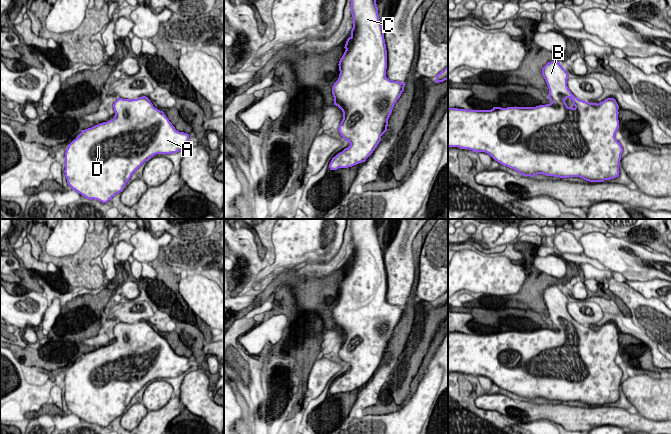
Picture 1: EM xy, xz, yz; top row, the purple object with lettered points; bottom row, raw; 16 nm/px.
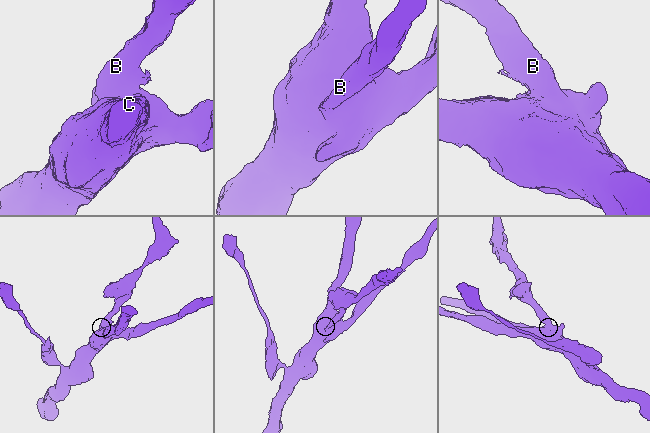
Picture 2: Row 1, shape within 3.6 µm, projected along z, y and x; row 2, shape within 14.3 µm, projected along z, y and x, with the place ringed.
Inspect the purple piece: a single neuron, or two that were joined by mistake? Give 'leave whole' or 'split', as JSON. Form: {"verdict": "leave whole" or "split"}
{"verdict": "leave whole"}

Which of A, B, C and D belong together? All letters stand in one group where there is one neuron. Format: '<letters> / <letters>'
A B C D

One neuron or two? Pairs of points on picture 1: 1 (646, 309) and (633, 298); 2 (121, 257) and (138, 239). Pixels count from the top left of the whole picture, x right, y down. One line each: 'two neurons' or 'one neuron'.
1: one neuron
2: two neurons

